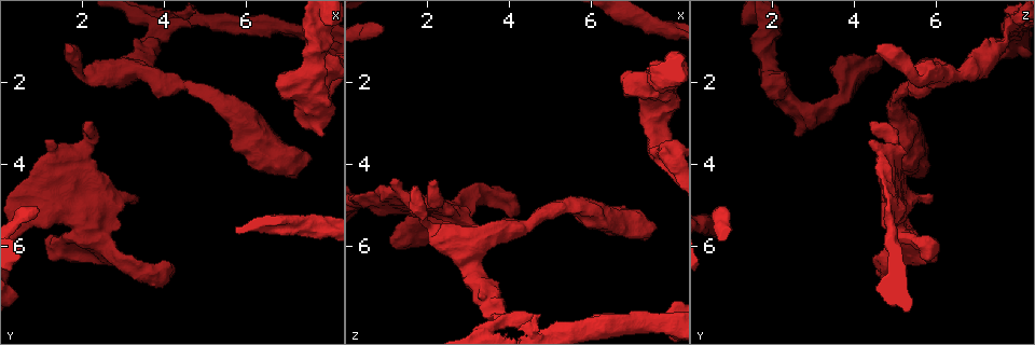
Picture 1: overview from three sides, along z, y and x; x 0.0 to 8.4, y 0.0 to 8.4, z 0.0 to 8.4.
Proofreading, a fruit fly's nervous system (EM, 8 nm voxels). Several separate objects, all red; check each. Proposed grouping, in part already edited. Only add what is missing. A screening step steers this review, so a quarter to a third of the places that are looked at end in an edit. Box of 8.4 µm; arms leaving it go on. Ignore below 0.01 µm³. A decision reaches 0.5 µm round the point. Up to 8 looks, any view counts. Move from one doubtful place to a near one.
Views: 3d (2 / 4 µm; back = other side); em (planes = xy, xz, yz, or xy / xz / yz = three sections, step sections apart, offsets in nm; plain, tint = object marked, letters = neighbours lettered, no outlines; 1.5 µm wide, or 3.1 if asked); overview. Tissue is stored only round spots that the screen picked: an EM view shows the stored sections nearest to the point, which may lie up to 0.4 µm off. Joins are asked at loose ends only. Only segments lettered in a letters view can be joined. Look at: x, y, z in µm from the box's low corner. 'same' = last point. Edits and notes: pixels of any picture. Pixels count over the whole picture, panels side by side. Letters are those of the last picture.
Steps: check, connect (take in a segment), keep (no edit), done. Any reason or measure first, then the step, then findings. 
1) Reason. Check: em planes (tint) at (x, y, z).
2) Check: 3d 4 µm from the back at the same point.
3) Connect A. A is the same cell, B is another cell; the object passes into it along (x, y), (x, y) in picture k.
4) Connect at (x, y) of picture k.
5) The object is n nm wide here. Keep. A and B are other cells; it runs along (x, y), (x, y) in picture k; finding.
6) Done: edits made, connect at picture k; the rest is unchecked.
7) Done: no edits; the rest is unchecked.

An open end. Check: 3d 4 µm at (2.30, 3.00, 4.45).

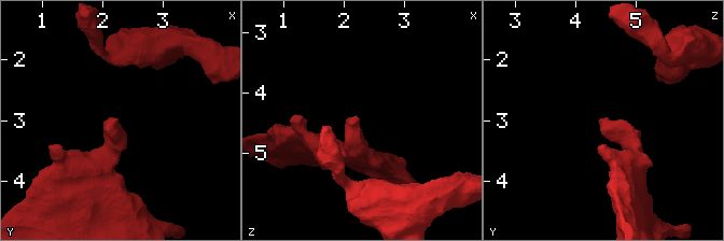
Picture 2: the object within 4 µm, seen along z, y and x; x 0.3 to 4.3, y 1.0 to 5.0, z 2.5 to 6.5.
Now the EM. Check: em xy step 8 (tint) at (2.25, 2.95, 4.45).

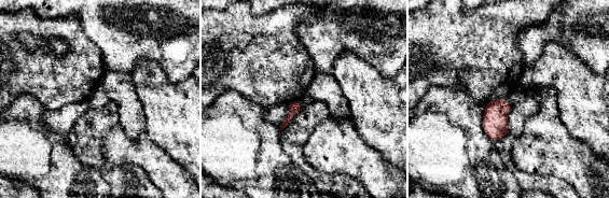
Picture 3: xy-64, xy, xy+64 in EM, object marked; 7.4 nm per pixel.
Another direction. Check: em planes (letters) at the same point.

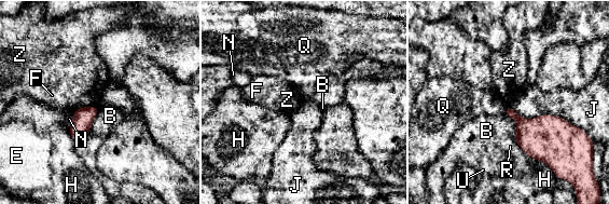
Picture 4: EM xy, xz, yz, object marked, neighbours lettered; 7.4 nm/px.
Keep. B, E, F, H, J, N, Q, R, U and Z are other cells; none of them fits.

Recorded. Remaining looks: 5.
Branch stops here. Check: 3d 2 µm at (1.75, 1.25, 4.50).

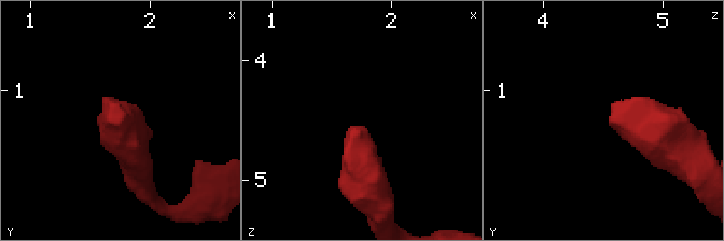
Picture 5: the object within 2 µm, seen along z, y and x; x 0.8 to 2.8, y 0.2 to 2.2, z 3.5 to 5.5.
Now the EM. Check: em planes (plain) at (1.76, 1.22, 4.54).

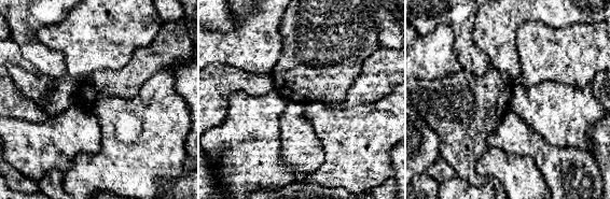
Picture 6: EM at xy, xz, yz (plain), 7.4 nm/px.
What lies round it. Check: em planes (letters) at the same point.

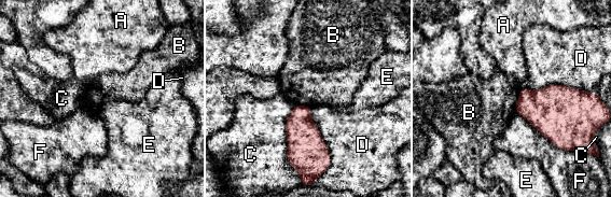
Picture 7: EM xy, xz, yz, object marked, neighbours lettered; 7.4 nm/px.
Keep. A, B, C, D, E and F are other cells; a border runs along (521, 88), (514, 111) in picture 7; no lettered segment goes on from it.

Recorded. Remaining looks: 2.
Thick end. Check: em xy step 4 (letters) at (3.30, 4.85, 5.95).

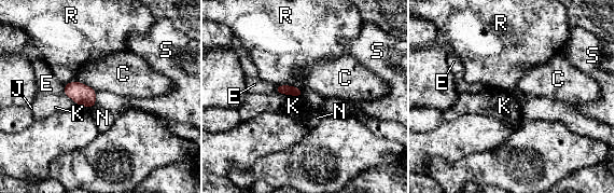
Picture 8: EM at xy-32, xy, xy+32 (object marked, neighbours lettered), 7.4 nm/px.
Check: em planes (letters) at the same point.

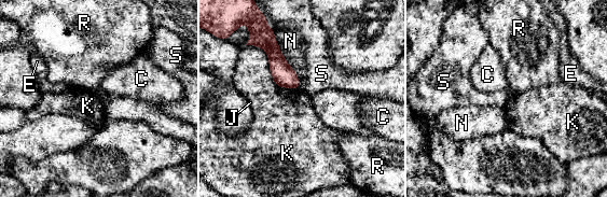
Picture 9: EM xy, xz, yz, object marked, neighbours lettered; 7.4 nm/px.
Keep. C, E, J, K, N, R and S are other cells; none of them fits.

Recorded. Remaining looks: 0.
Done: no edits; the rest is unchecked.

